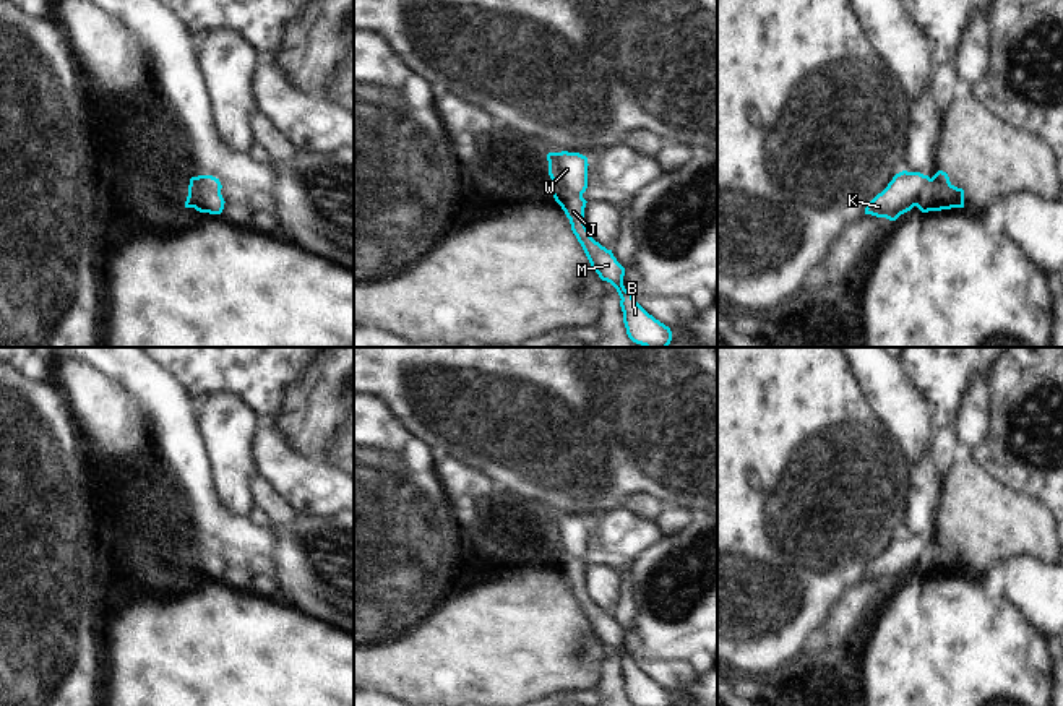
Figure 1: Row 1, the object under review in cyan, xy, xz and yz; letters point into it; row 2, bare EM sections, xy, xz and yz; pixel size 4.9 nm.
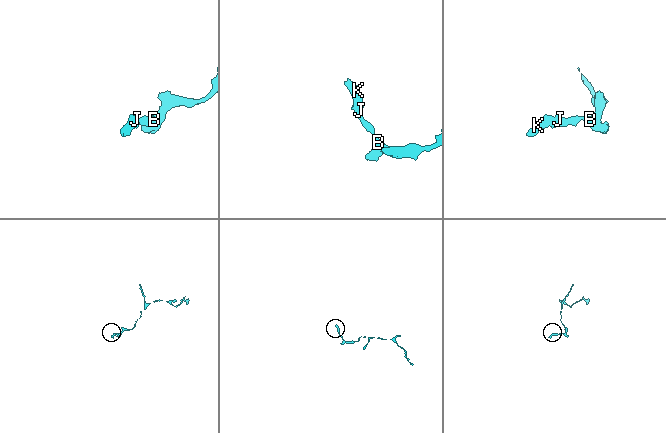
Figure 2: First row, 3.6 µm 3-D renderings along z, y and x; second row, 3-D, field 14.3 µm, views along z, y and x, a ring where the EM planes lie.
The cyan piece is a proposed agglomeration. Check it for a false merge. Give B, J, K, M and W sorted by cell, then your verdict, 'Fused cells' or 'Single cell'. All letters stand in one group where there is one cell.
Groups: B J K M W. Single cell.

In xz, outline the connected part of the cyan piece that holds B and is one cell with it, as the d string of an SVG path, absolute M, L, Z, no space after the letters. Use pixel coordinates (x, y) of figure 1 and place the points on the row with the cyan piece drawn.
M549 153L549 175L552 195L570 219L571 230L581 243L592 269L602 281L610 282L618 295L628 338L644 347L667 347L672 341L669 326L649 315L623 286L625 268L612 250L596 242L586 224L583 193L587 188L587 157L579 153Z

